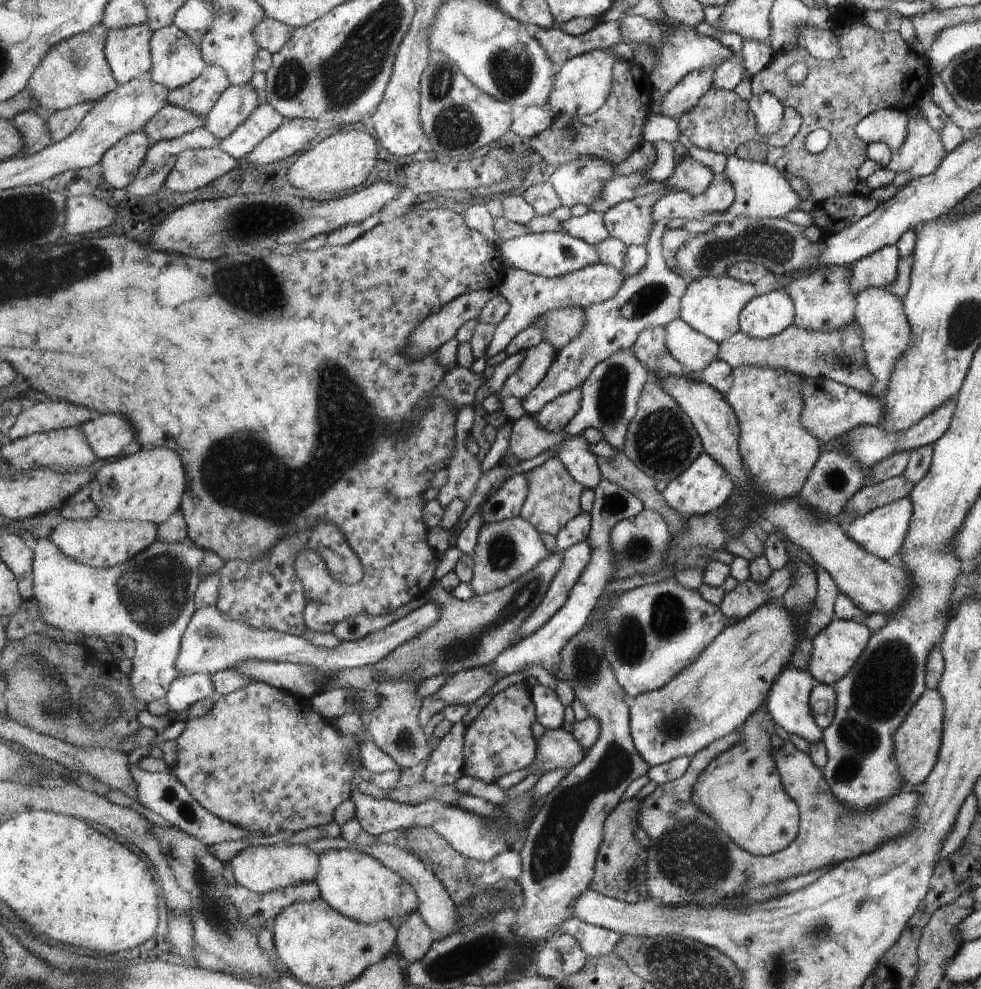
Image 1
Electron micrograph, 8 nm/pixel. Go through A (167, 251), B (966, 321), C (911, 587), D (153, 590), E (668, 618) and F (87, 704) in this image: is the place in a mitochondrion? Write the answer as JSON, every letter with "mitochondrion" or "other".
{"A":"other","B":"mitochondrion","C":"other","D":"mitochondrion","E":"mitochondrion","F":"mitochondrion"}

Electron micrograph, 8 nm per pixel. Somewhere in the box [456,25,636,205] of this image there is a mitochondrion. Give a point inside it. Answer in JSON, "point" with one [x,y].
{"point":[512,73]}

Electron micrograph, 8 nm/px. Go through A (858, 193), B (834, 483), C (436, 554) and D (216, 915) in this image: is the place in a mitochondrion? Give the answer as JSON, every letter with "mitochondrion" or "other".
{"A":"other","B":"mitochondrion","C":"other","D":"mitochondrion"}

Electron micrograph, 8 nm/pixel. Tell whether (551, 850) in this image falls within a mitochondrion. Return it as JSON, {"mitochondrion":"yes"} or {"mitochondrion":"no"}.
{"mitochondrion":"yes"}

